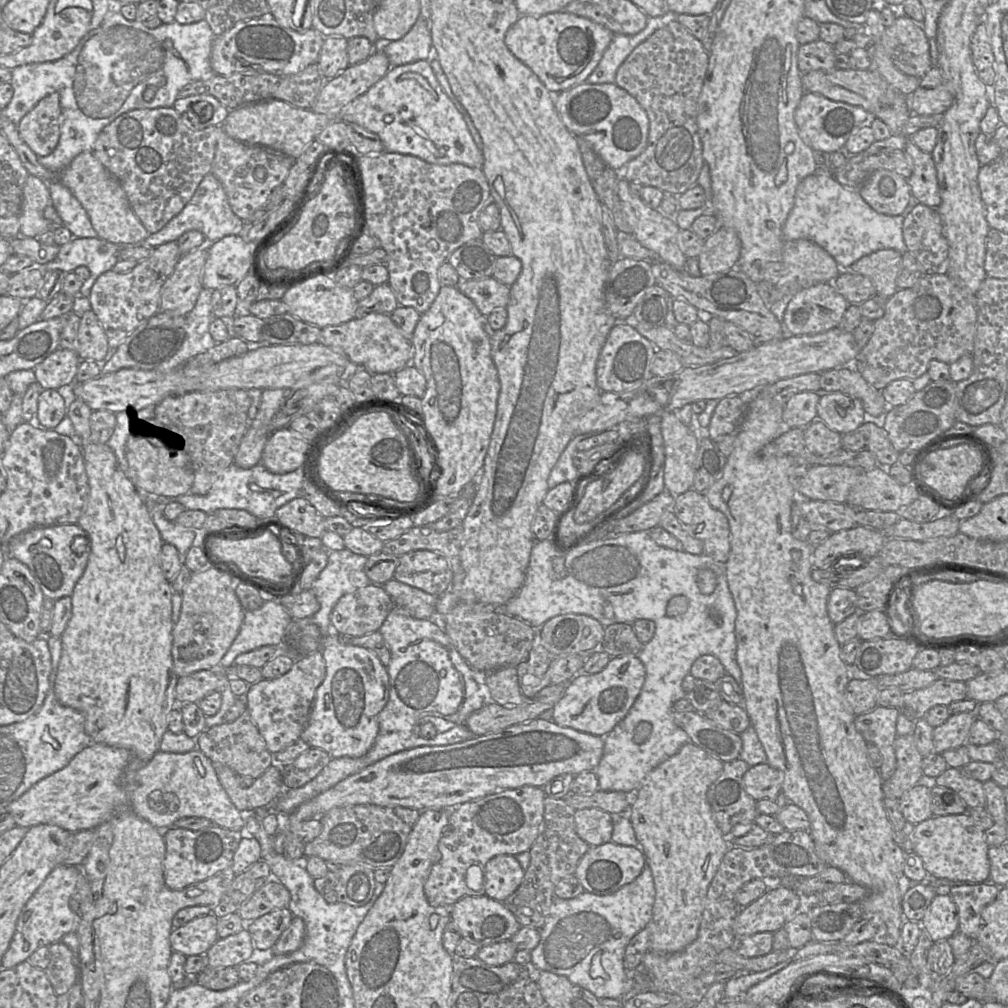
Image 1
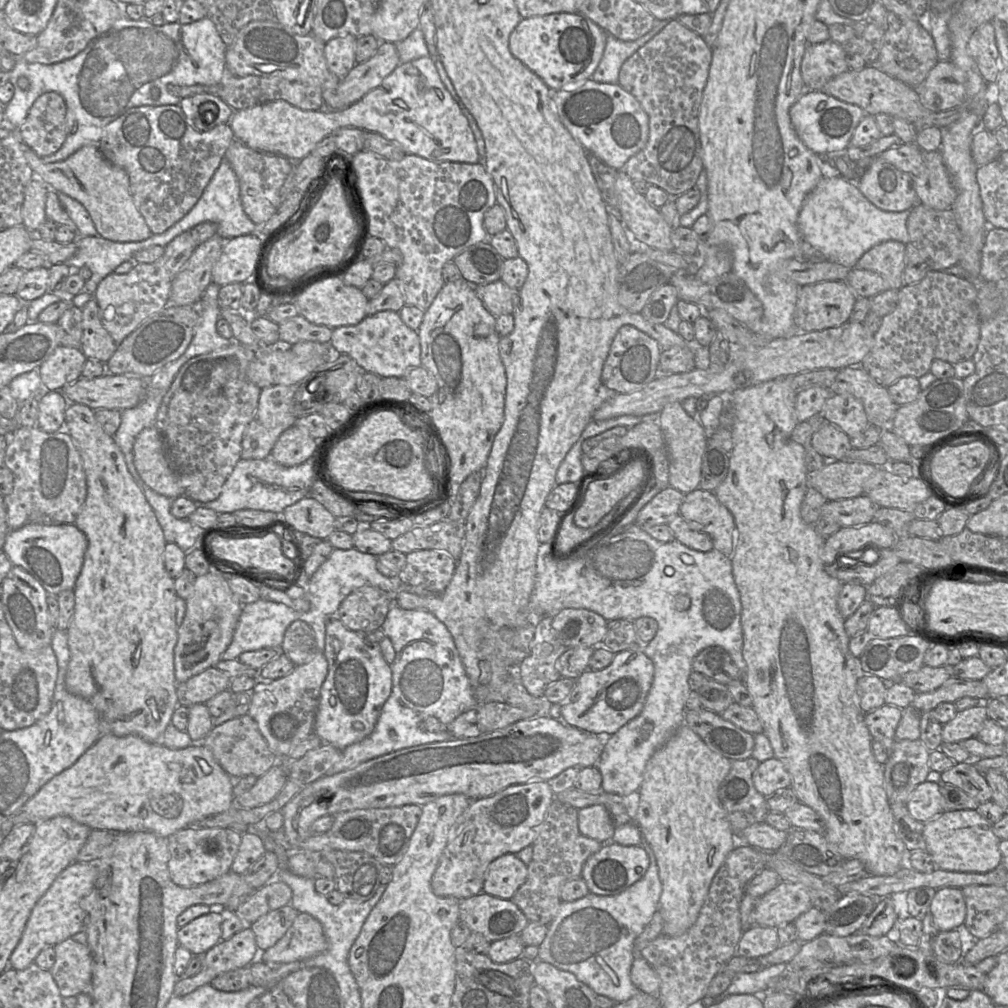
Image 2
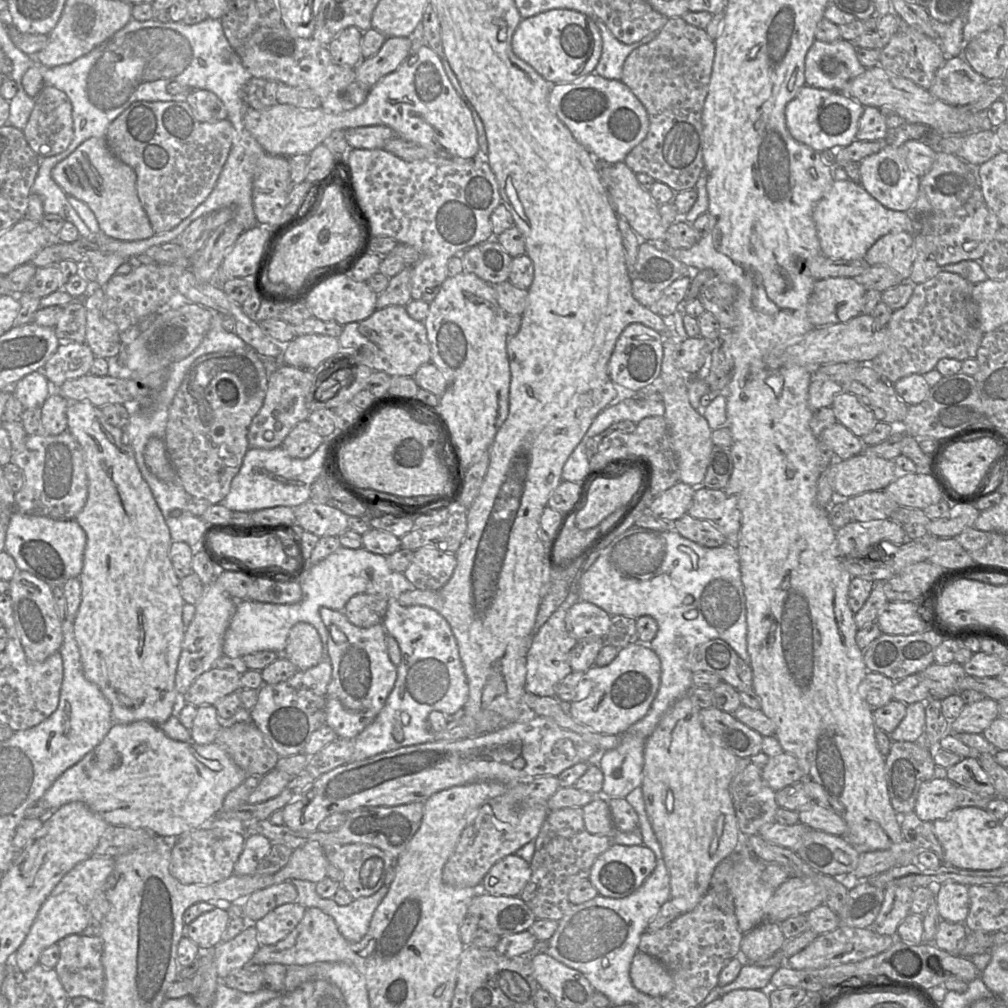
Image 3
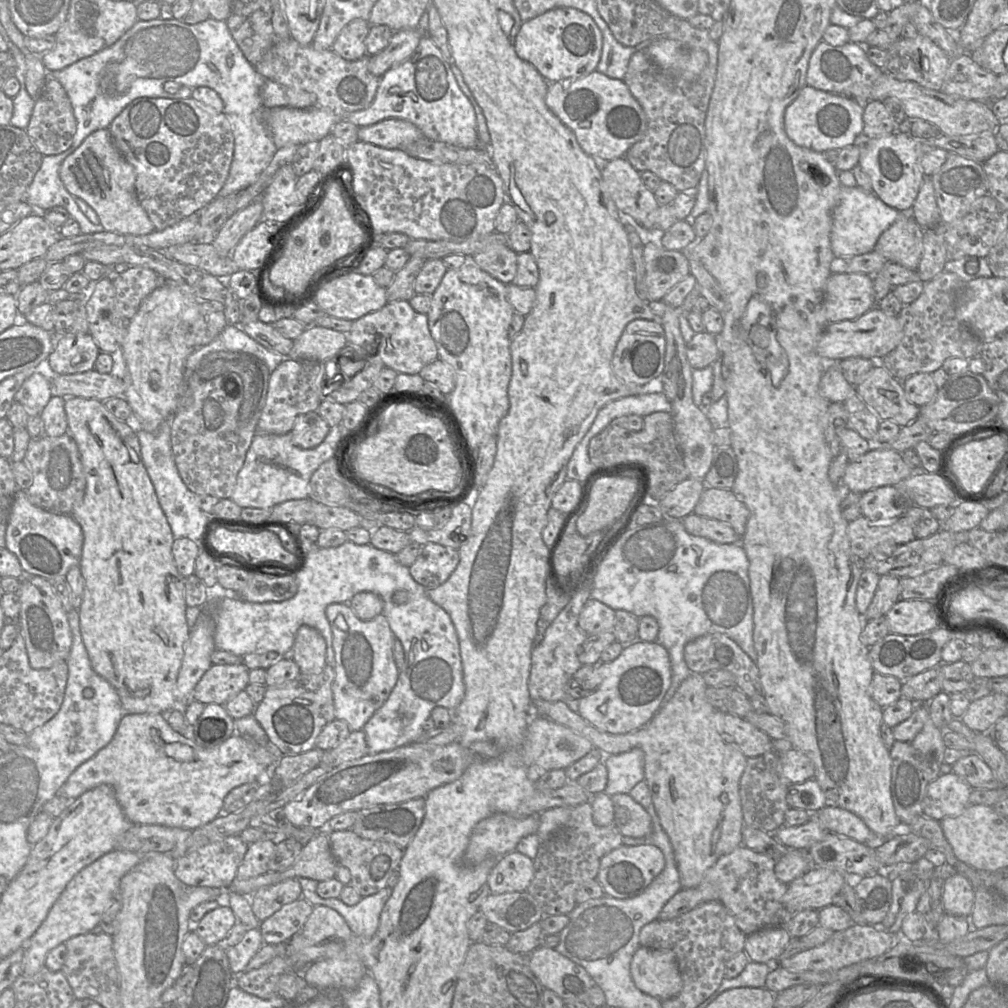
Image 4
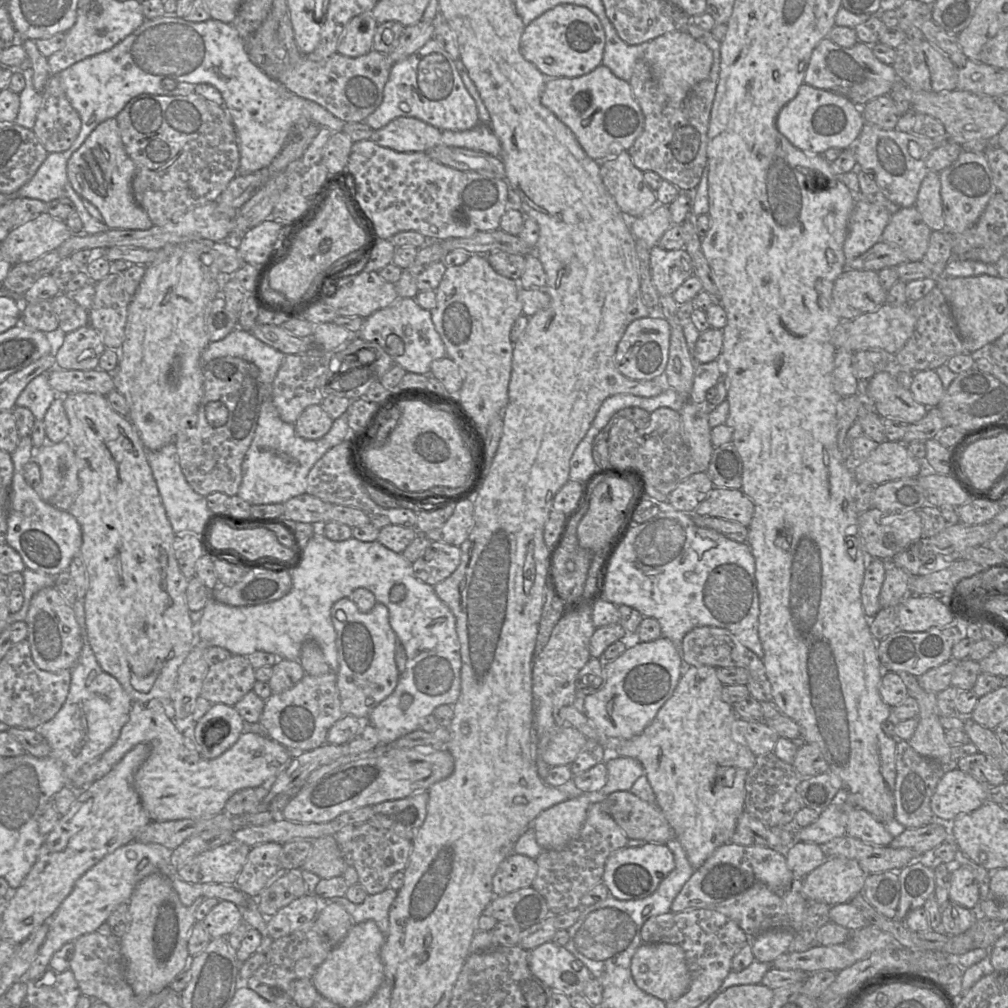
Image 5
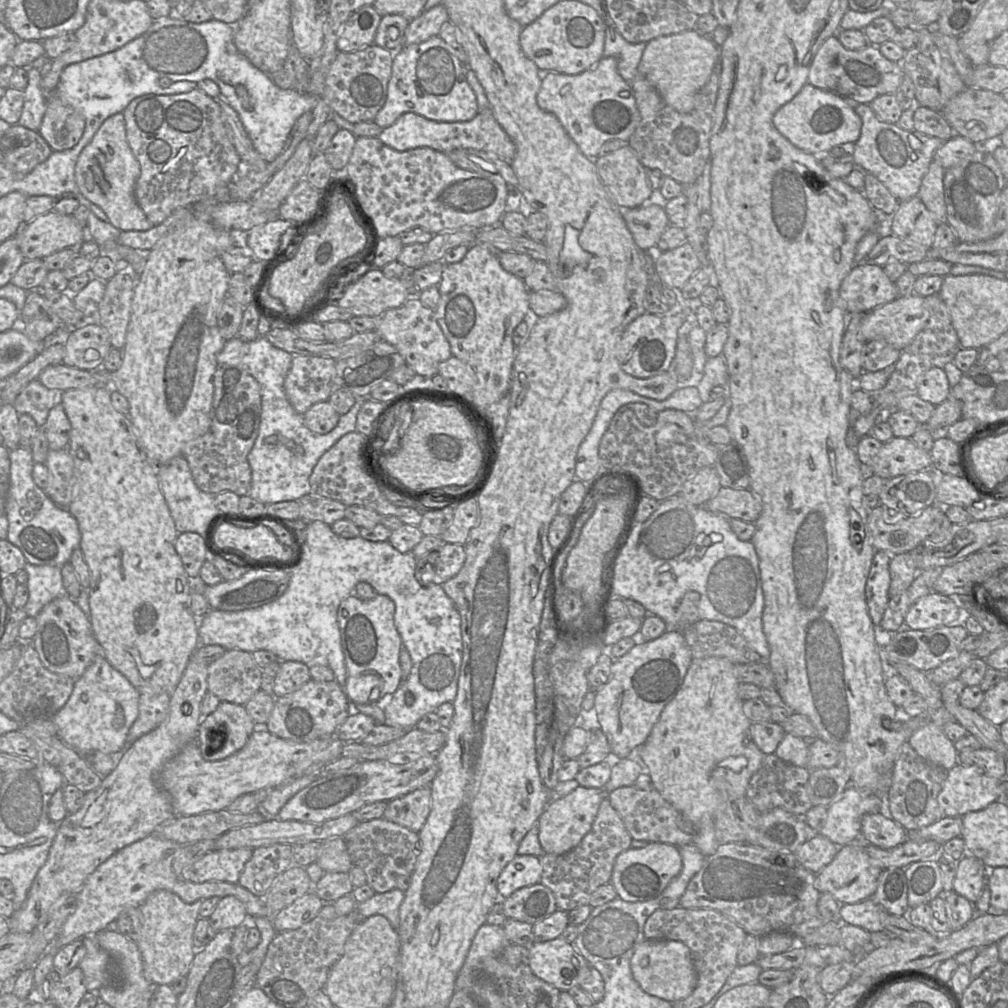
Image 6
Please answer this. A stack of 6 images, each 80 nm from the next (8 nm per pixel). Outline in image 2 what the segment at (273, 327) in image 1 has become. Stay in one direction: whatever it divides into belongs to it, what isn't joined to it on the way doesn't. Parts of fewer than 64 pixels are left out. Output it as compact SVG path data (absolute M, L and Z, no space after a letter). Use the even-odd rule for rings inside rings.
M301 315L278 324L279 340L283 346L292 346L300 341L329 343L333 329L309 322Z

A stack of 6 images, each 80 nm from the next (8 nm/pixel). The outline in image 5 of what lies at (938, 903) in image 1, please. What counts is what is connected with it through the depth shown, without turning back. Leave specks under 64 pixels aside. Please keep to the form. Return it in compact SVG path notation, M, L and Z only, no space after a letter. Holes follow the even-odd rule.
M952 865L949 901L973 910L980 897L977 881L971 869L965 865Z

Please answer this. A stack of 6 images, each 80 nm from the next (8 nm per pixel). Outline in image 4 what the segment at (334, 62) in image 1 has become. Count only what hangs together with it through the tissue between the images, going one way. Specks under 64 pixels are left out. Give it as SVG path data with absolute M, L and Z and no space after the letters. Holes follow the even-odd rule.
M352 20L339 33L331 50L348 61L355 61L364 57L367 55L365 39L370 27L368 20Z

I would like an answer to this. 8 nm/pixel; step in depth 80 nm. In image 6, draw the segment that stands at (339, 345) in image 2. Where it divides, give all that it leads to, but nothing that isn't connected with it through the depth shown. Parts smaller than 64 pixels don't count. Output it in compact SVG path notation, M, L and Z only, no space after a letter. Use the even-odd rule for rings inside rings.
M417 295L411 296L400 307L385 311L376 332L393 345L406 364L419 375L433 377L438 373L439 364L452 356L450 344L435 318L434 310L424 306Z

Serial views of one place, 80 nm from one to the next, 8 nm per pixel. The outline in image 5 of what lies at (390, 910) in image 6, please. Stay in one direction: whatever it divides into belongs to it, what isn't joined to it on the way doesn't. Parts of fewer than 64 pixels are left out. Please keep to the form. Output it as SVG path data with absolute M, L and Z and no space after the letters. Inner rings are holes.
M389 887L381 893L367 895L361 904L354 904L345 897L335 897L320 901L322 905L329 903L342 905L351 916L354 924L373 920L382 934L387 937L389 934L389 910L397 897L397 892Z

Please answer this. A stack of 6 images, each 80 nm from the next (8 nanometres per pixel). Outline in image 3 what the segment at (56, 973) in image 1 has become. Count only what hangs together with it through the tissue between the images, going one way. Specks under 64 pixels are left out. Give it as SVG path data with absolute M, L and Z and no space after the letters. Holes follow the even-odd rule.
M69 935L58 943L60 957L55 971L69 999L85 997L102 1003L104 997L105 973L102 965L103 940L99 935Z

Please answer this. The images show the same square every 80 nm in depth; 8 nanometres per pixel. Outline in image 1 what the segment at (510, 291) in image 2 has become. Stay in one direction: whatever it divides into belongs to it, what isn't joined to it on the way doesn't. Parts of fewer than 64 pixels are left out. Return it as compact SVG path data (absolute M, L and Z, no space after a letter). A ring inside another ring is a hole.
M494 277L461 280L456 287L474 302L484 316L496 309L506 308L509 302L510 287Z

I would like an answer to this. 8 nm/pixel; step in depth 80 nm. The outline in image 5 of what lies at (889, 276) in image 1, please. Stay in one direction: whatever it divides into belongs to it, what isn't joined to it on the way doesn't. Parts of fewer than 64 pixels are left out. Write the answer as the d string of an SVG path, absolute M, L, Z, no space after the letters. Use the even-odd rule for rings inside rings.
M915 205L894 208L881 241L900 248L909 262L918 262L928 249L931 233L932 230L923 221Z

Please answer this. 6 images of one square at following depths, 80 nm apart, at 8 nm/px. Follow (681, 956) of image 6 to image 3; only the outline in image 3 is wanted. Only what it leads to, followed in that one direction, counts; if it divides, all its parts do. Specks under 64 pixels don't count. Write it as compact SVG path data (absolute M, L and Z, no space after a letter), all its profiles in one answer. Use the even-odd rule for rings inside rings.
M641 951L633 957L630 978L636 989L657 999L664 997L674 986L667 968L658 959Z

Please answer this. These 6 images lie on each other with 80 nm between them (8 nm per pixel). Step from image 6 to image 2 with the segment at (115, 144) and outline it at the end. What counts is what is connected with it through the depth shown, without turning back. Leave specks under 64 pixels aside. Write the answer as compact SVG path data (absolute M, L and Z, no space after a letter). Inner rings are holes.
M22 142L22 150L35 177L48 188L62 192L80 202L89 212L99 235L115 242L137 242L148 239L152 232L137 209L127 172L108 161L98 146L84 146L64 161L45 163Z

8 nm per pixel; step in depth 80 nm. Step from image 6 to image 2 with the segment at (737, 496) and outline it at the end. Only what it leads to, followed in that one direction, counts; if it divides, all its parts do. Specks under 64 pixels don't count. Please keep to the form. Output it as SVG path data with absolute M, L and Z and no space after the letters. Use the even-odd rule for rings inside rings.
M695 489L685 495L679 514L698 523L713 541L714 550L731 557L735 549L737 528L731 512L712 491Z

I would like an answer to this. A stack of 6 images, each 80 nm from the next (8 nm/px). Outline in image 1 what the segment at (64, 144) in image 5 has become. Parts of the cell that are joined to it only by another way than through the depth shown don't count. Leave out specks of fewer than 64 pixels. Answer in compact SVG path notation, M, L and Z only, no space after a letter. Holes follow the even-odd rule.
M54 92L41 99L17 125L20 137L38 157L51 154L58 145L61 114L60 97Z

